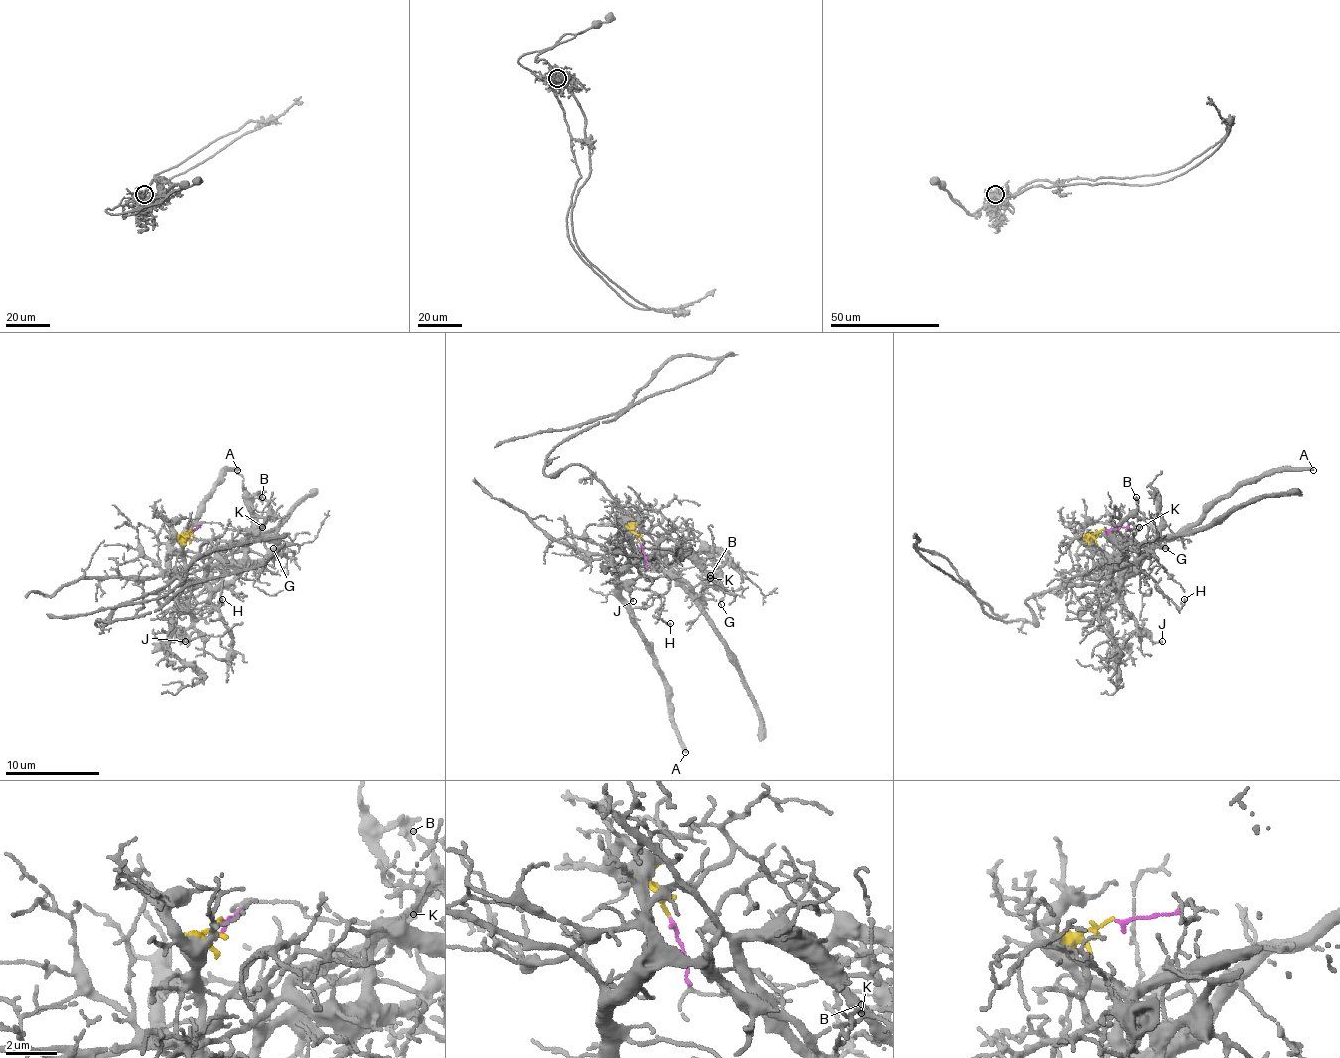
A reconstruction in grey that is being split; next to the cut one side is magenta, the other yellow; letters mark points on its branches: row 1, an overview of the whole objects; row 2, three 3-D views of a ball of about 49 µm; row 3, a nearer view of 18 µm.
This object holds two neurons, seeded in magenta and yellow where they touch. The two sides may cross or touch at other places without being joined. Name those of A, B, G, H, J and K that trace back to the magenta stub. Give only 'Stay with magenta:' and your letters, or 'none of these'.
Stay with magenta: B, G, K

